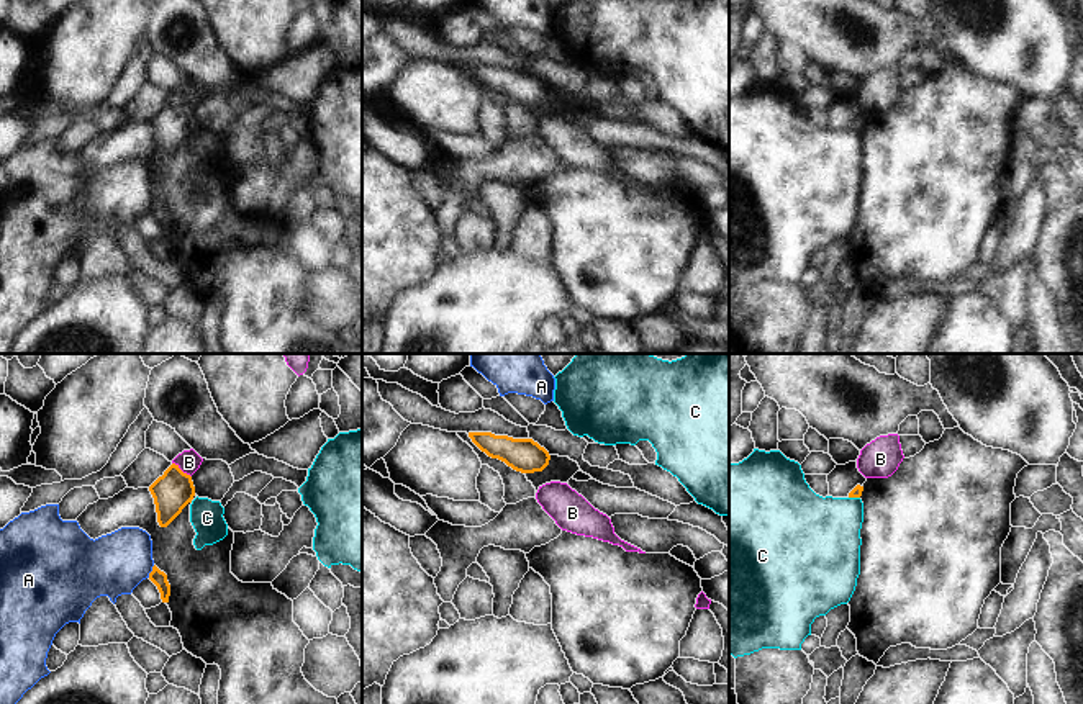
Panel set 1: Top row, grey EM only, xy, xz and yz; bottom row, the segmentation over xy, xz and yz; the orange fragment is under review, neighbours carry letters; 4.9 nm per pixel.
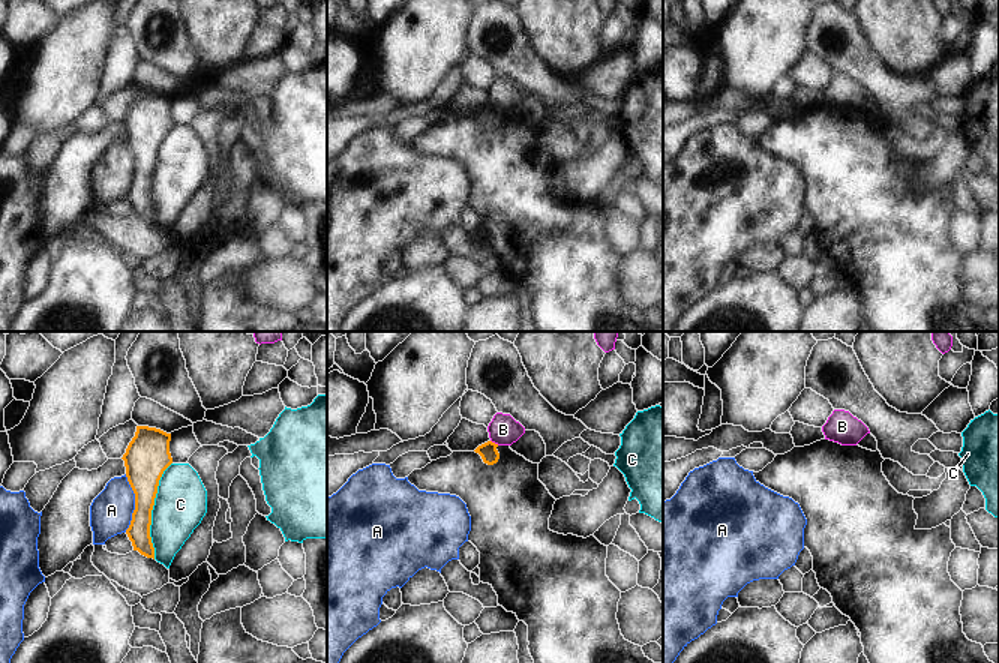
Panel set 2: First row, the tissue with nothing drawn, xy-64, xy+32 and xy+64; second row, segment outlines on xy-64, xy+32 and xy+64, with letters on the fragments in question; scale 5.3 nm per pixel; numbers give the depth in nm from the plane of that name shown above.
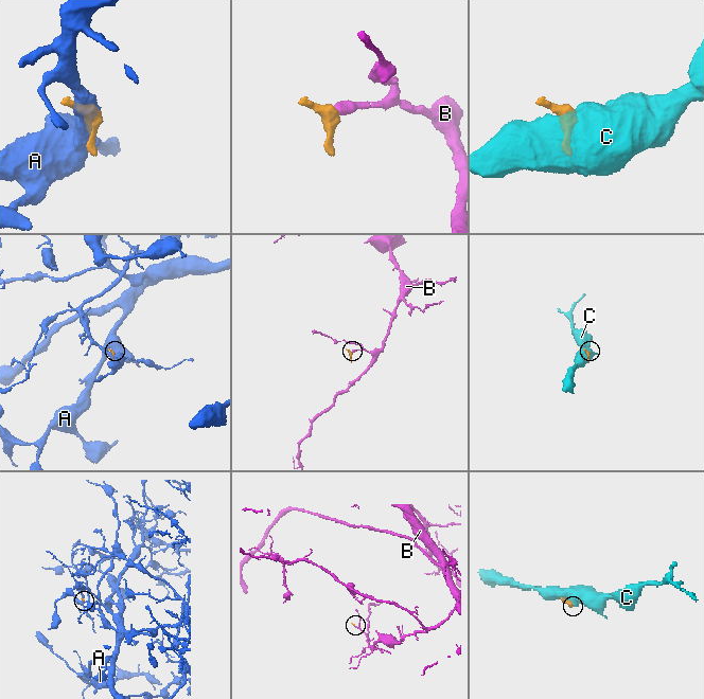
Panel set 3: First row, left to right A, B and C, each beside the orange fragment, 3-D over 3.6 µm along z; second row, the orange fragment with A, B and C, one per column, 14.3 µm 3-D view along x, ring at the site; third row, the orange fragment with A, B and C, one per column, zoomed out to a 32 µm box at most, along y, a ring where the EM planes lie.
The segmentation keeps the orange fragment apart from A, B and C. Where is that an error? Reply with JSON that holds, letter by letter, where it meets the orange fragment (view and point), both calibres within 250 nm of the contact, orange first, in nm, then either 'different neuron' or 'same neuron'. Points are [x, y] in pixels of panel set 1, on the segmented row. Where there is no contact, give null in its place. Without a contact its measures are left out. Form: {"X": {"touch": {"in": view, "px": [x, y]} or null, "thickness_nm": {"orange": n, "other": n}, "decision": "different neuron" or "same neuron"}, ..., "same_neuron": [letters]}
{"A": {"touch": {"in": "xy", "px": [151, 572]}, "thickness_nm": {"orange": 80, "other": 300}, "decision": "different neuron"}, "B": {"touch": {"in": "xy", "px": [181, 470]}, "thickness_nm": {"orange": 190, "other": 110}, "decision": "different neuron"}, "C": {"touch": {"in": "yz", "px": [854, 496]}, "thickness_nm": {"orange": 50, "other": 380}, "decision": "different neuron"}, "same_neuron": []}

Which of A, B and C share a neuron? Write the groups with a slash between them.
A / B / C

